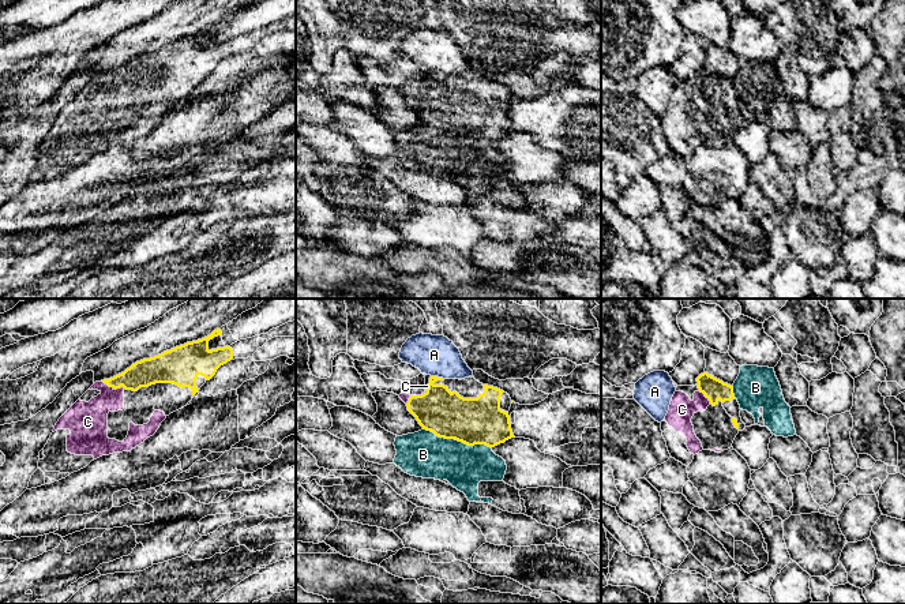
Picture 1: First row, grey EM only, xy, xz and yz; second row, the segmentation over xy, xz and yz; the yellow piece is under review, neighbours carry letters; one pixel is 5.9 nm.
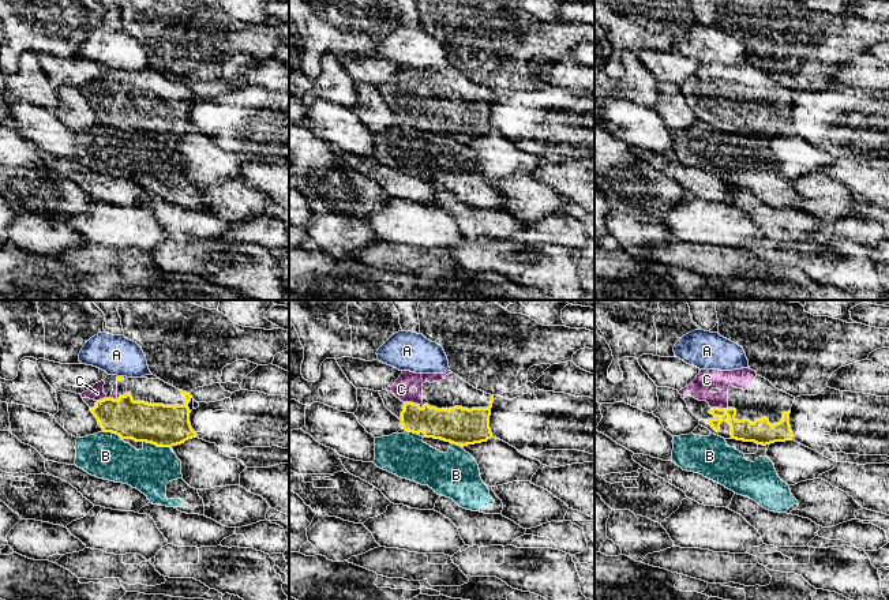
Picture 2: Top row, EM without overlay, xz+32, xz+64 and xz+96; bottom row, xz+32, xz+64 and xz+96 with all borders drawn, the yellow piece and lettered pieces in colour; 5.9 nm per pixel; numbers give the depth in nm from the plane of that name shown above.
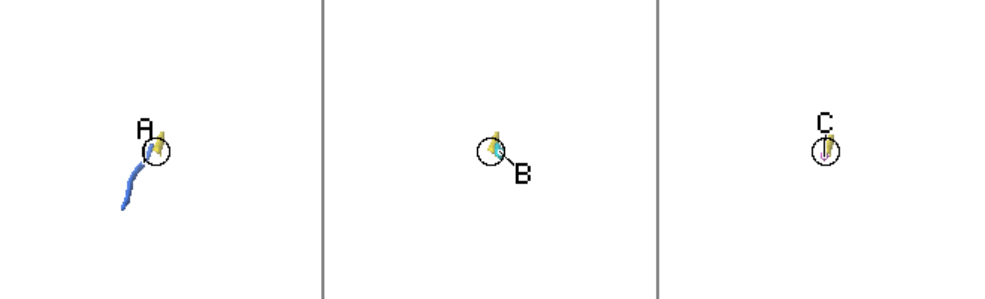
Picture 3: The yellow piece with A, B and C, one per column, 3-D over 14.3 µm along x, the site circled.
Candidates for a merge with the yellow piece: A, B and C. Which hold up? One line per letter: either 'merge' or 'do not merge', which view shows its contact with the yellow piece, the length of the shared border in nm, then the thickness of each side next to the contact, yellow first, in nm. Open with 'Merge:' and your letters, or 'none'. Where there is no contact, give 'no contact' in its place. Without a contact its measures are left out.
Merge: C
A: do not merge; meets yellow in xz; contact 80 nm long; 280 nm thick on the yellow side, 240 nm on the other
B: do not merge; meets yellow in xz; contact 420 nm long; 280 nm thick on the yellow side, 280 nm on the other
C: merge; meets yellow in yz; contact 110 nm long; 130 nm thick on the yellow side, 150 nm on the other

